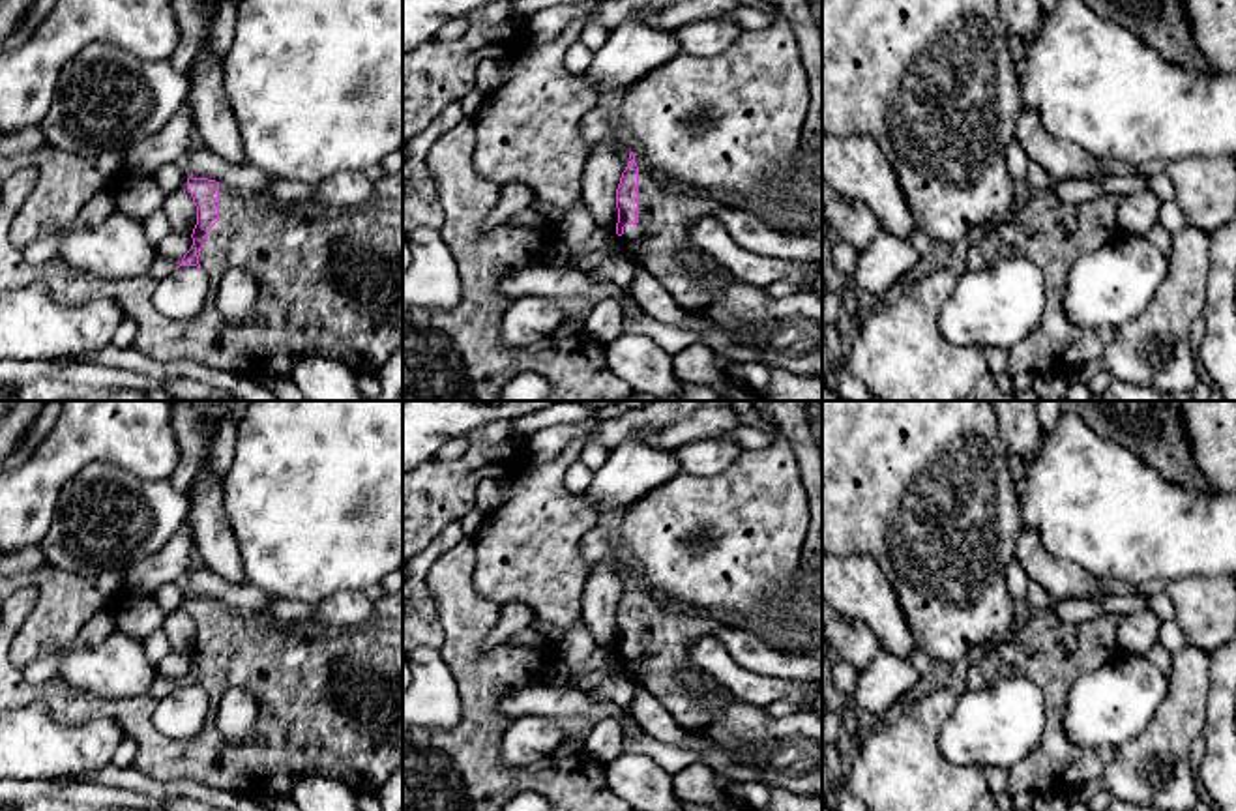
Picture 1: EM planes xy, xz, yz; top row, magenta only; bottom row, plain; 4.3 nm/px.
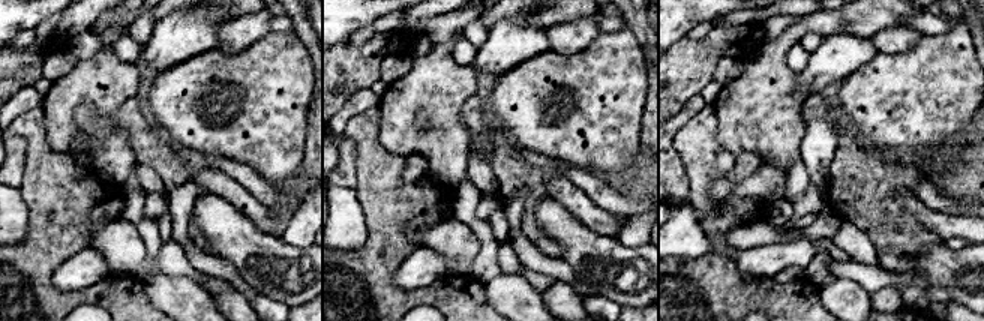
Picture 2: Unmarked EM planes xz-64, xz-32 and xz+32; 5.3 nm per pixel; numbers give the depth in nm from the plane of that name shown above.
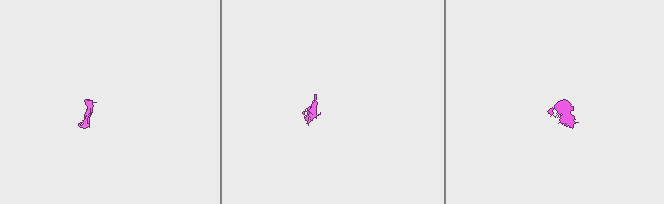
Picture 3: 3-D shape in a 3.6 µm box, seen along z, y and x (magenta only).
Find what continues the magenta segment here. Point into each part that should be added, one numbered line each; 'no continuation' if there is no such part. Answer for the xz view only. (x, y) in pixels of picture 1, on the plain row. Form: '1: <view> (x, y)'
1: xz (663, 648)

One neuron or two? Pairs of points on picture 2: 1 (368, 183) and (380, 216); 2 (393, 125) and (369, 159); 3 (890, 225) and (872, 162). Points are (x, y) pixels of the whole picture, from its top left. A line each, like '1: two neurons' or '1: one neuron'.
1: one neuron
2: two neurons
3: one neuron

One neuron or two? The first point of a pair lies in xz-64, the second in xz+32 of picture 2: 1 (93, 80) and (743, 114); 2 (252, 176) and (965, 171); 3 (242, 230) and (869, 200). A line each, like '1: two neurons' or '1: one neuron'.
1: one neuron
2: two neurons
3: two neurons

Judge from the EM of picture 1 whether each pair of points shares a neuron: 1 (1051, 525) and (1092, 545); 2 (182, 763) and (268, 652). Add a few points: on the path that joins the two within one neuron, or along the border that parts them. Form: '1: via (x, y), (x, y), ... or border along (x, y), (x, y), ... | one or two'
1: via (1060, 525), (1072, 525), (1083, 536) | one
2: via (223, 752), (251, 752), (283, 720), (283, 693) | one

